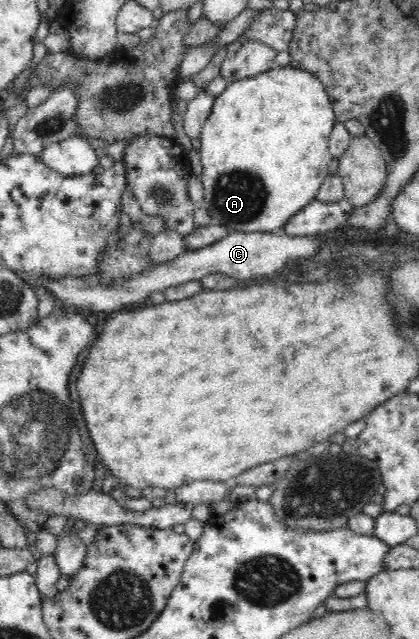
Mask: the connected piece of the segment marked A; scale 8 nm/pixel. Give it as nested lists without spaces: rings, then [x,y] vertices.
[[[275,66],[264,73],[258,73],[257,76],[228,84],[228,87],[220,95],[215,96],[211,114],[208,116],[208,121],[204,123],[199,136],[201,141],[199,153],[203,165],[201,181],[203,182],[204,200],[208,204],[212,221],[228,227],[230,231],[282,233],[283,225],[296,212],[315,199],[324,178],[329,175],[328,163],[333,158],[329,152],[329,137],[336,123],[338,123],[338,119],[336,119],[332,102],[324,86],[316,76],[304,69],[296,69],[292,66]]]

